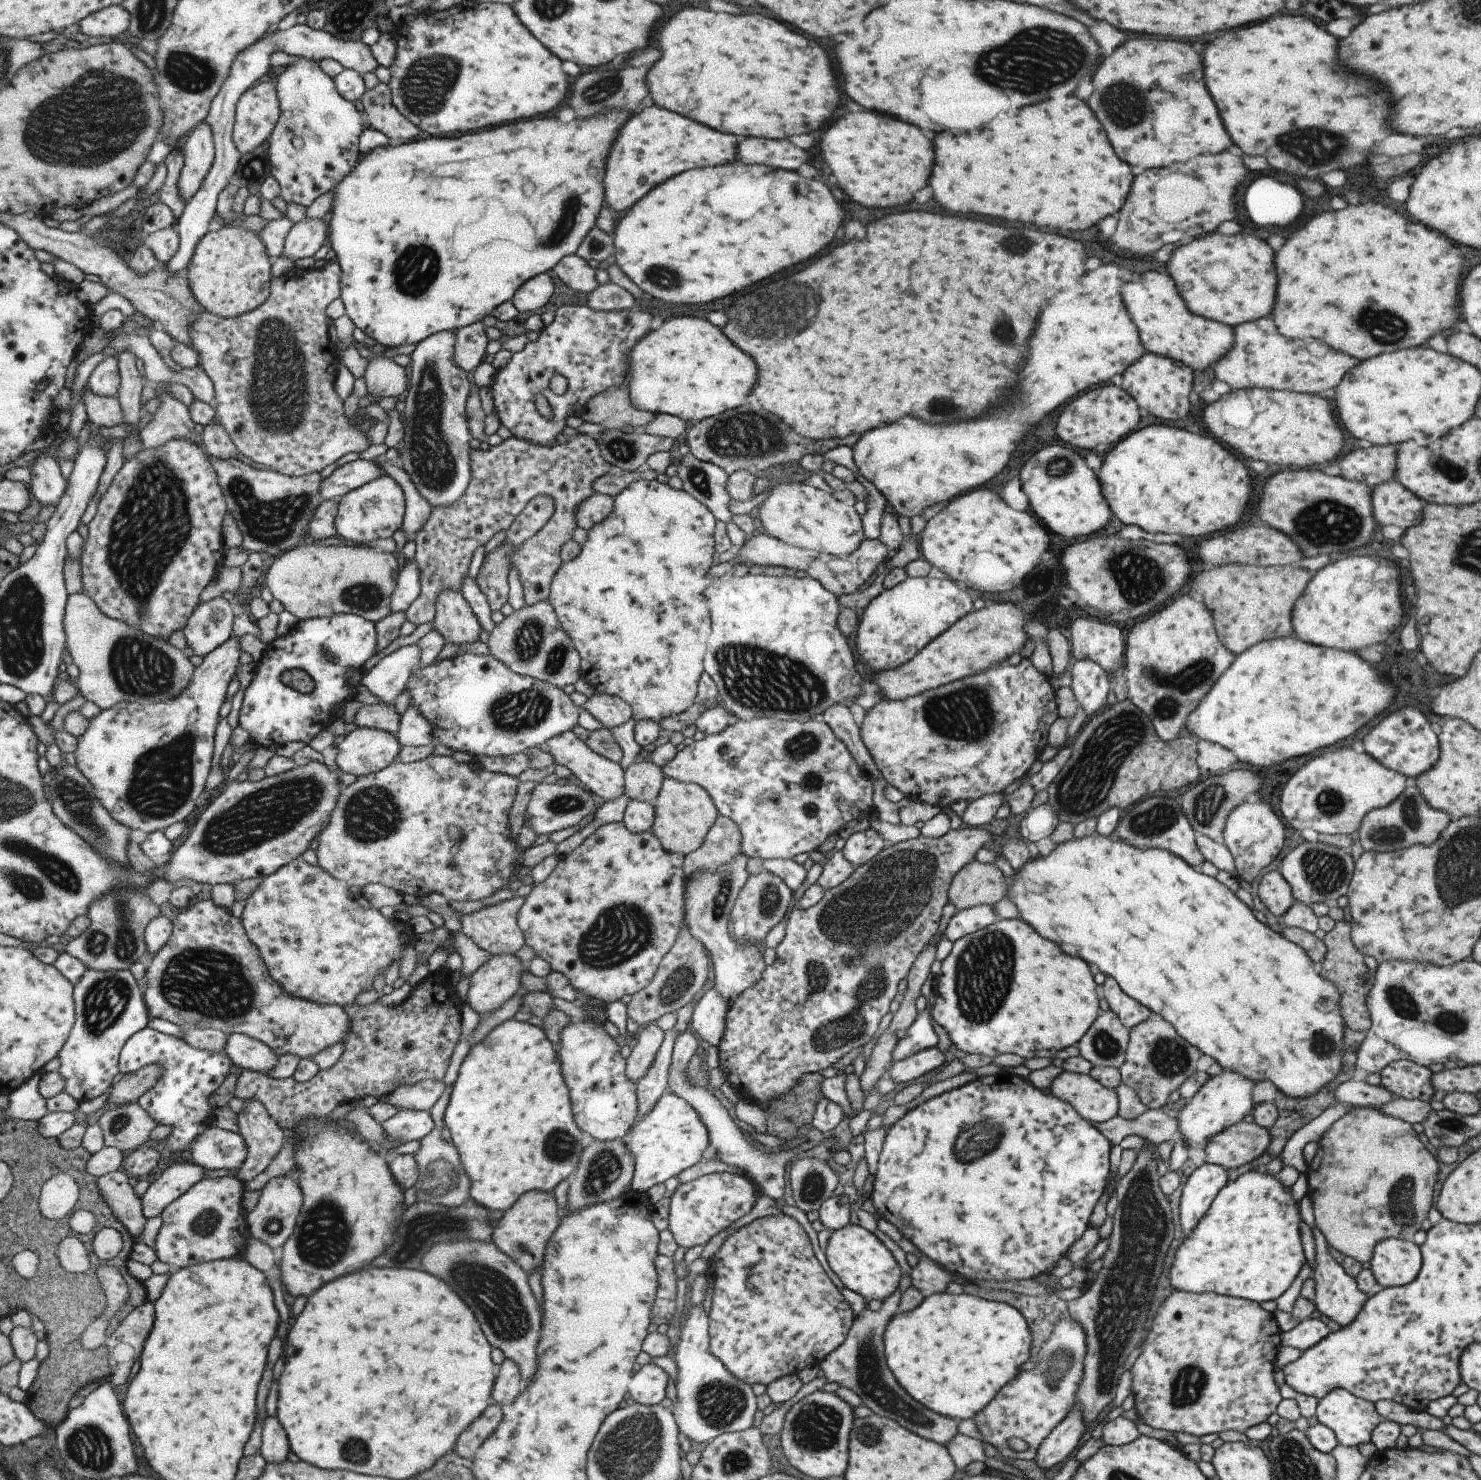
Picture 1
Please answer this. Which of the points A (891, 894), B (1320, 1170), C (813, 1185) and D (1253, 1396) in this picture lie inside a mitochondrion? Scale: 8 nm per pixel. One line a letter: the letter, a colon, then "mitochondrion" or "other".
A: mitochondrion
B: other
C: mitochondrion
D: other

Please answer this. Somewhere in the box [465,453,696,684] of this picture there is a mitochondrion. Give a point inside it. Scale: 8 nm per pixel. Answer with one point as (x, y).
(530, 646)

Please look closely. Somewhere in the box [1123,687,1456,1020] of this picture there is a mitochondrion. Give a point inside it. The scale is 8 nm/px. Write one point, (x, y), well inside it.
(1325, 871)

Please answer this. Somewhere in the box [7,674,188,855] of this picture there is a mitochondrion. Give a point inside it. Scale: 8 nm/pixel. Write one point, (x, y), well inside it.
(74, 797)

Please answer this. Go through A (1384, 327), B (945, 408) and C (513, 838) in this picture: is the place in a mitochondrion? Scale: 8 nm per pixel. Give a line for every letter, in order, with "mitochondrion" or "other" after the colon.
A: mitochondrion
B: mitochondrion
C: other

